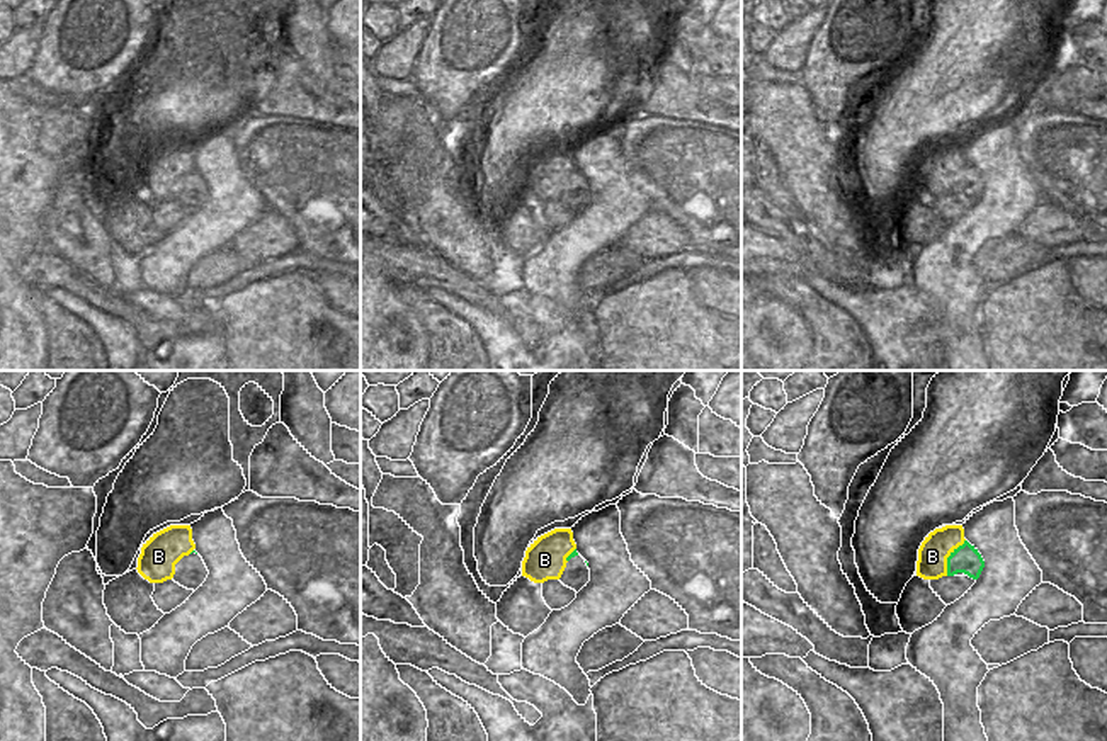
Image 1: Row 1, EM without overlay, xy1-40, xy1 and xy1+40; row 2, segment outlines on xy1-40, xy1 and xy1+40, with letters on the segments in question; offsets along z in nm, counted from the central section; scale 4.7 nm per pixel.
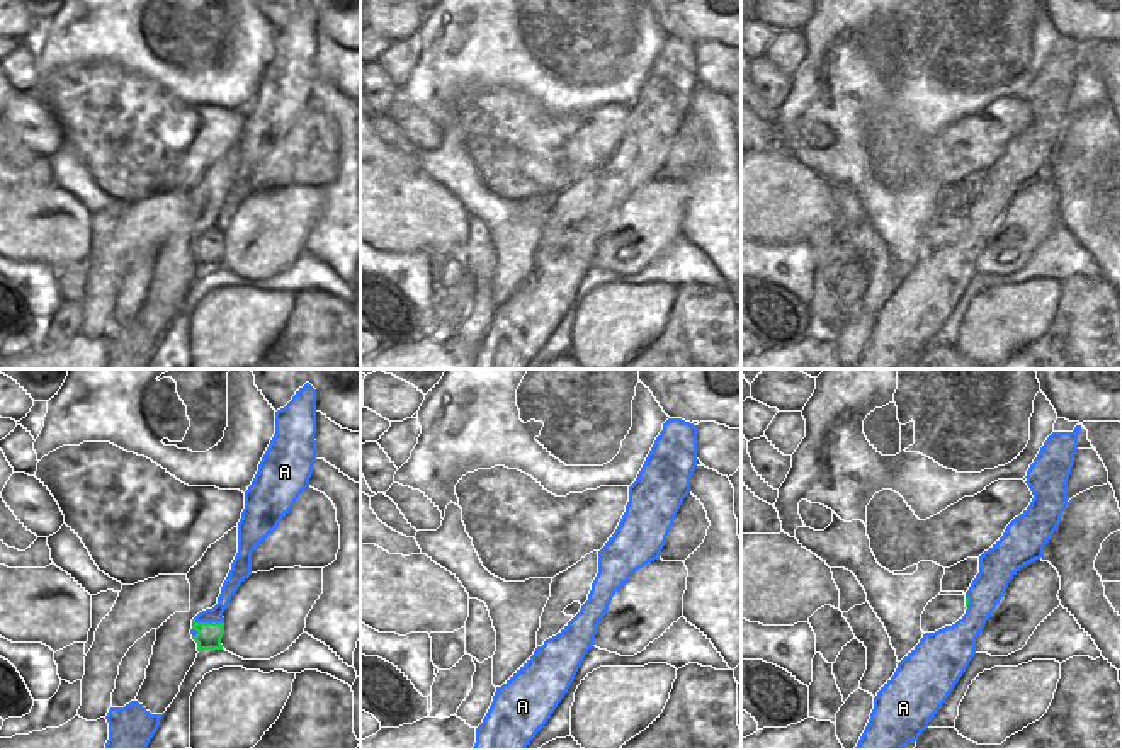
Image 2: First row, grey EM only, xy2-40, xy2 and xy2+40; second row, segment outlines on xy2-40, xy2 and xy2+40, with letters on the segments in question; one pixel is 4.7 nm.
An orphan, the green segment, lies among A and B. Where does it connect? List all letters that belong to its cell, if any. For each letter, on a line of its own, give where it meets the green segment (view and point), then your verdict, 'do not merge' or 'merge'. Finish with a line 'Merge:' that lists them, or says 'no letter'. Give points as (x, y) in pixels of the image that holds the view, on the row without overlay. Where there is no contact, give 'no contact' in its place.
A: contact xy2-40 (203, 242); do not merge
B: contact xy1+40 (948, 177); do not merge
Merge: no letter

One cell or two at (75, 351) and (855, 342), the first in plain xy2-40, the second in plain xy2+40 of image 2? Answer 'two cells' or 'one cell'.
two cells

